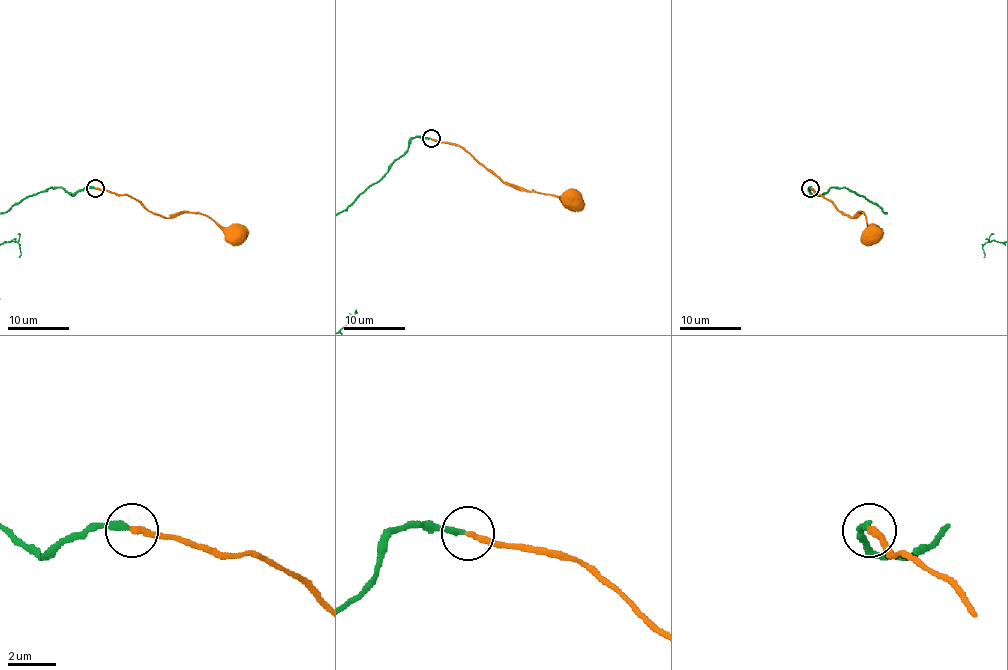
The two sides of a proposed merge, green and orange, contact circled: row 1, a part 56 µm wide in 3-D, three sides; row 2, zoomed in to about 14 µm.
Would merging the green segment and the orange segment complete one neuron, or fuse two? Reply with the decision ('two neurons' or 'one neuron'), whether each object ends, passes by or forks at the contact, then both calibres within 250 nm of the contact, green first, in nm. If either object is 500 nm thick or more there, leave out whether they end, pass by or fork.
one neuron; green ends there; orange ends there; 240 nm thick on the green side, 240 nm on the other

